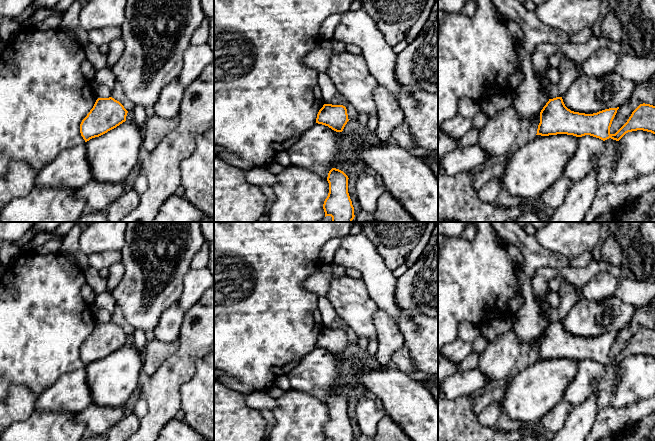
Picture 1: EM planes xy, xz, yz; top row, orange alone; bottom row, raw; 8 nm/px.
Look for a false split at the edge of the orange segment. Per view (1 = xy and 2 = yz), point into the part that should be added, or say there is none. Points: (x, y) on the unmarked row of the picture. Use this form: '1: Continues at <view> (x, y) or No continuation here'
1: No continuation here
2: No continuation here

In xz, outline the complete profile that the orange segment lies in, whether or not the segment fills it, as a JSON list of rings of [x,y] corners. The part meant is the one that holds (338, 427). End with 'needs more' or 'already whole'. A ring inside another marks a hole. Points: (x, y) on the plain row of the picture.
[[[332,392],[329,395],[329,417],[323,428],[325,441],[355,441],[348,417],[348,403],[348,400],[339,393]]]; already whole

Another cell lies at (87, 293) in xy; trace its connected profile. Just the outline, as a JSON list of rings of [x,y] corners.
[[[85,284],[82,287],[81,295],[82,295],[83,299],[85,300],[85,302],[90,306],[93,304],[93,302],[95,301],[95,298],[96,298],[96,295],[94,294],[92,288],[88,284]]]

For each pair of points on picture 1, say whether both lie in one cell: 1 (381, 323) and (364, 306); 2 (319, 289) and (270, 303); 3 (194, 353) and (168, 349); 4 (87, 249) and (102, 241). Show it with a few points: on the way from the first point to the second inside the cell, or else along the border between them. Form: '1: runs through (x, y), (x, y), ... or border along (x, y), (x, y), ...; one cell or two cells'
1: border along (378, 308), (373, 317), (376, 337); two cells
2: border along (318, 269), (303, 282), (303, 287), (317, 296); two cells
3: border along (178, 339), (178, 347), (159, 366); two cells
4: runs through (91, 245), (98, 241); one cell

